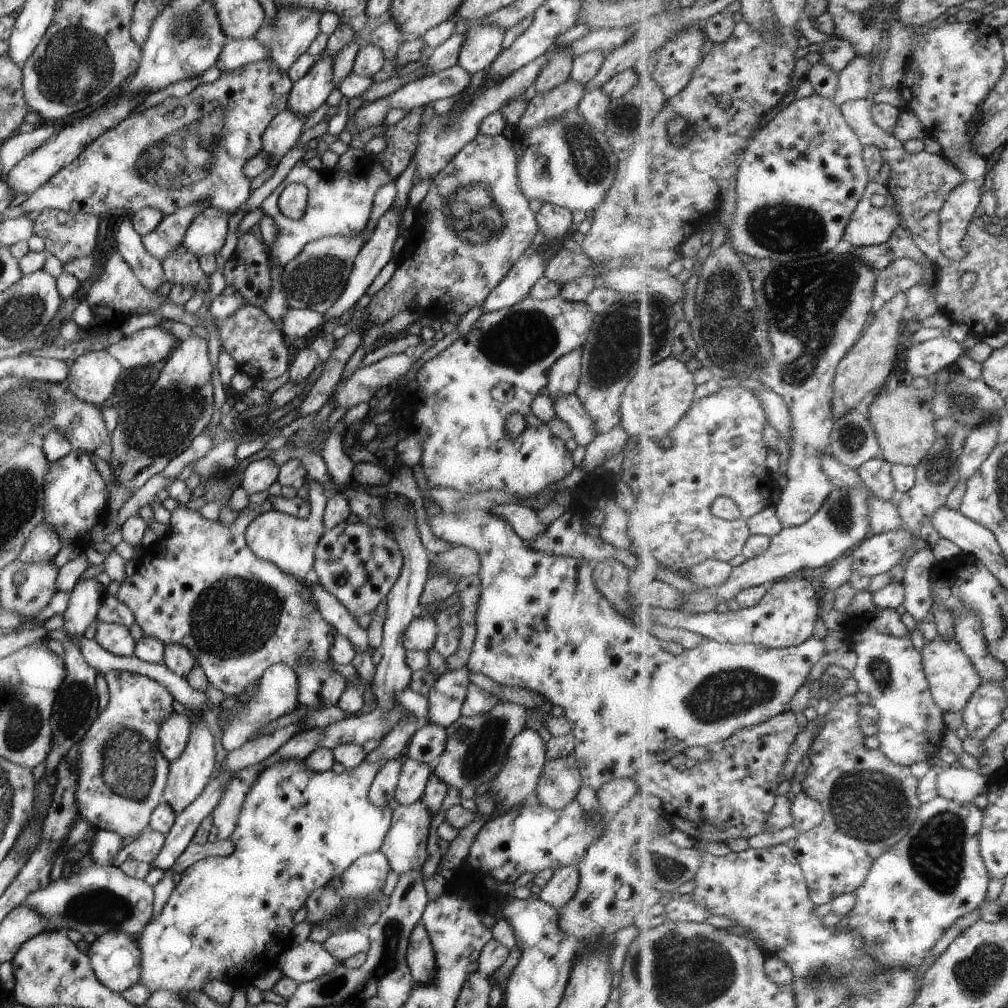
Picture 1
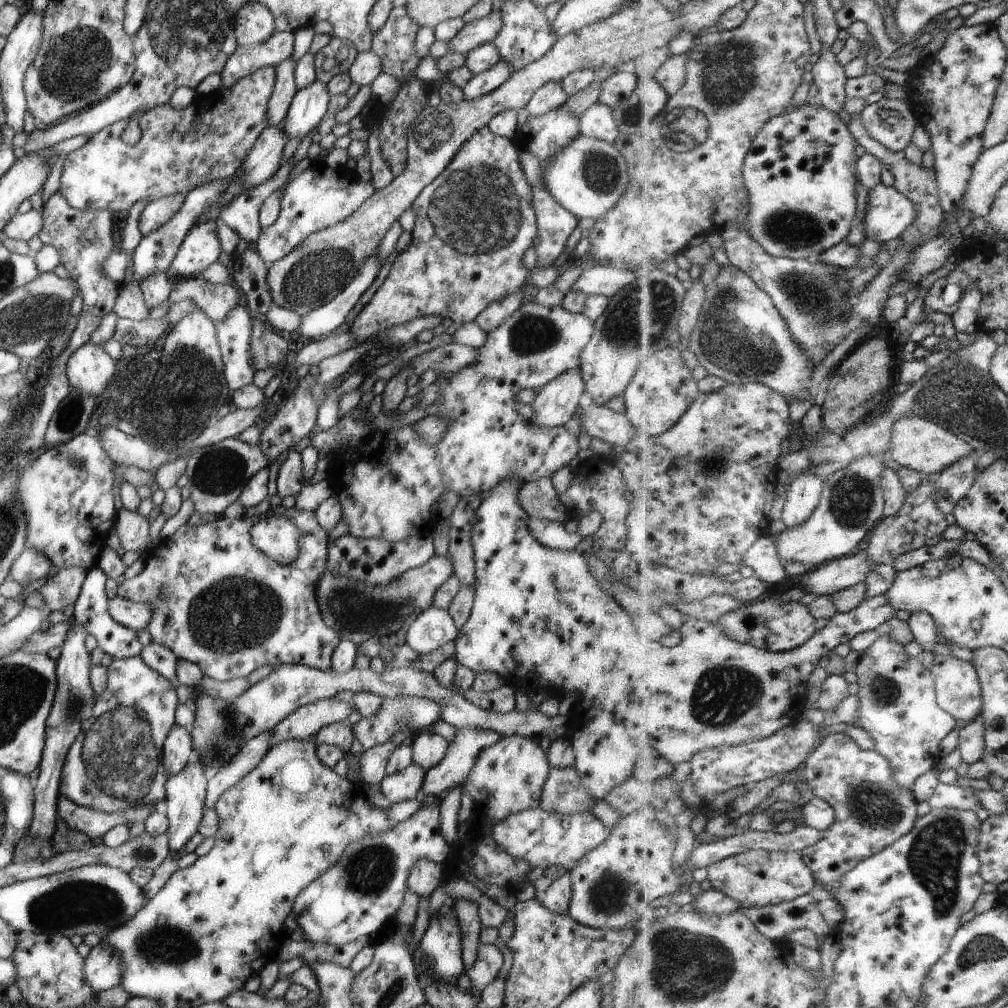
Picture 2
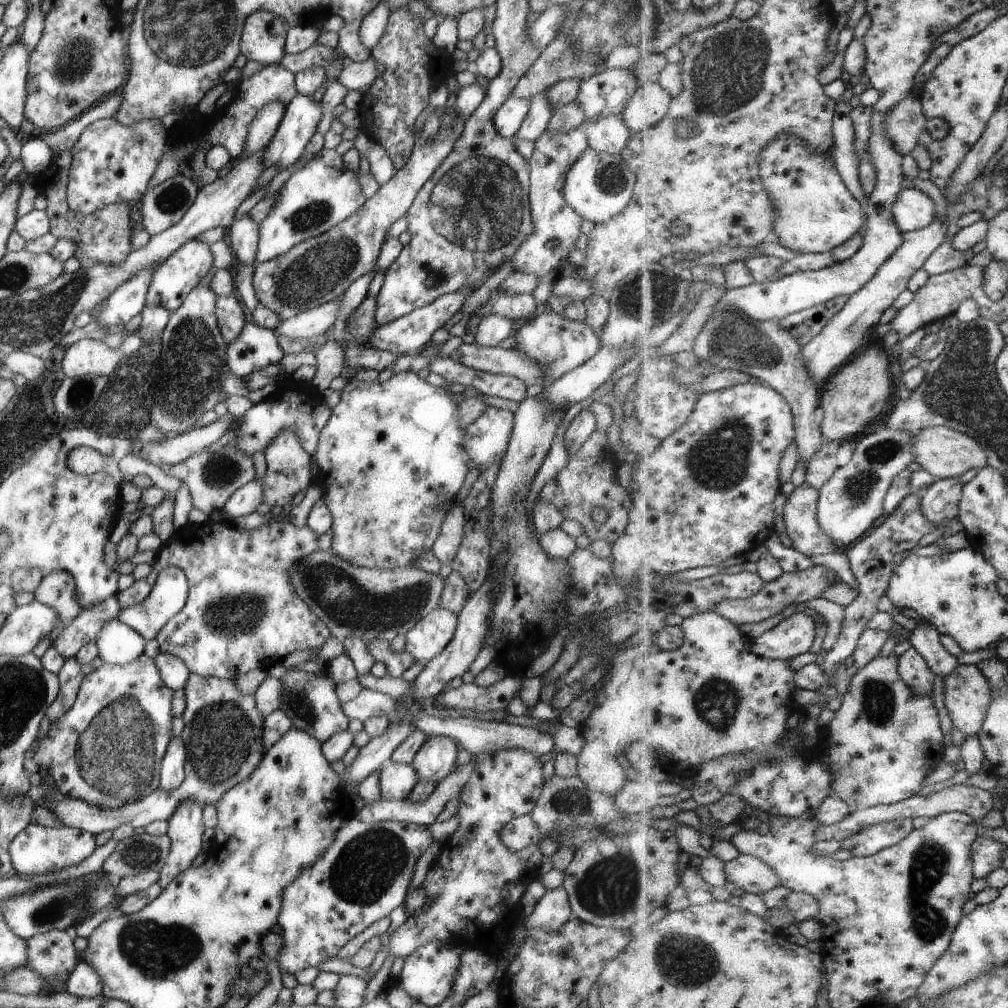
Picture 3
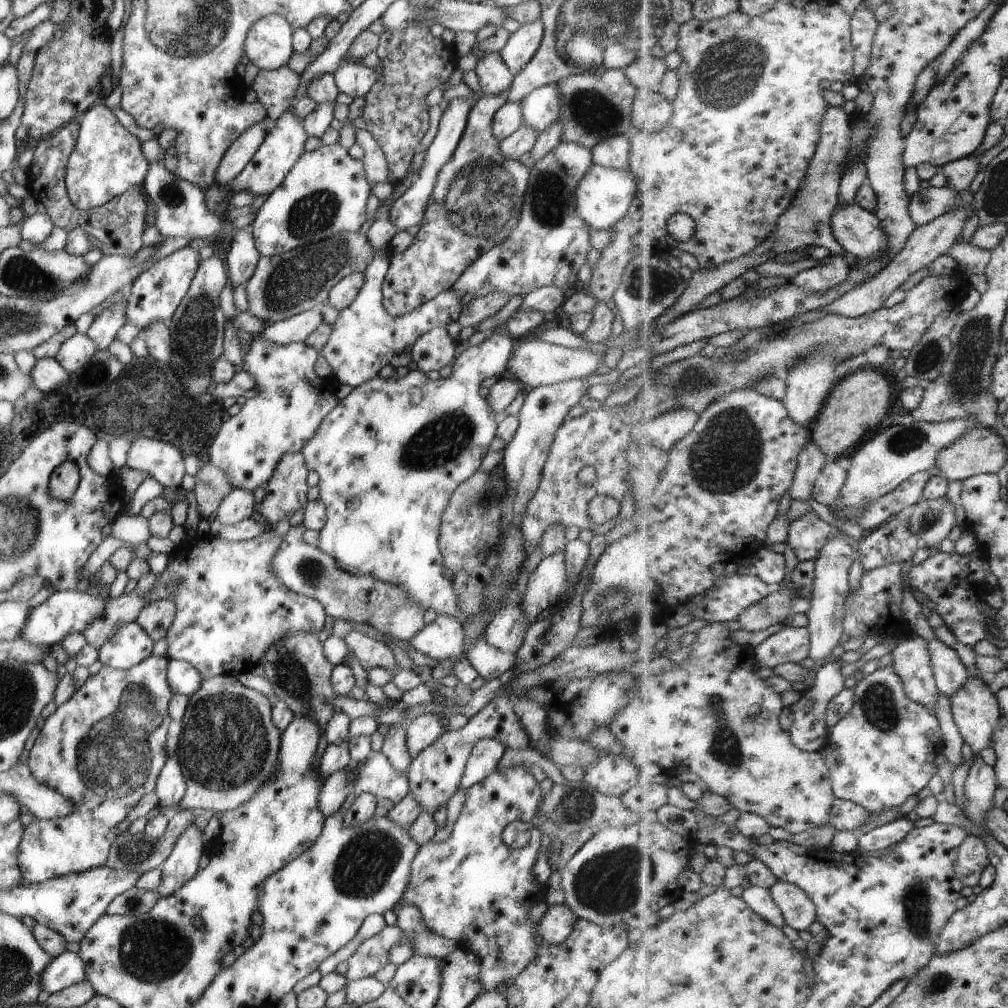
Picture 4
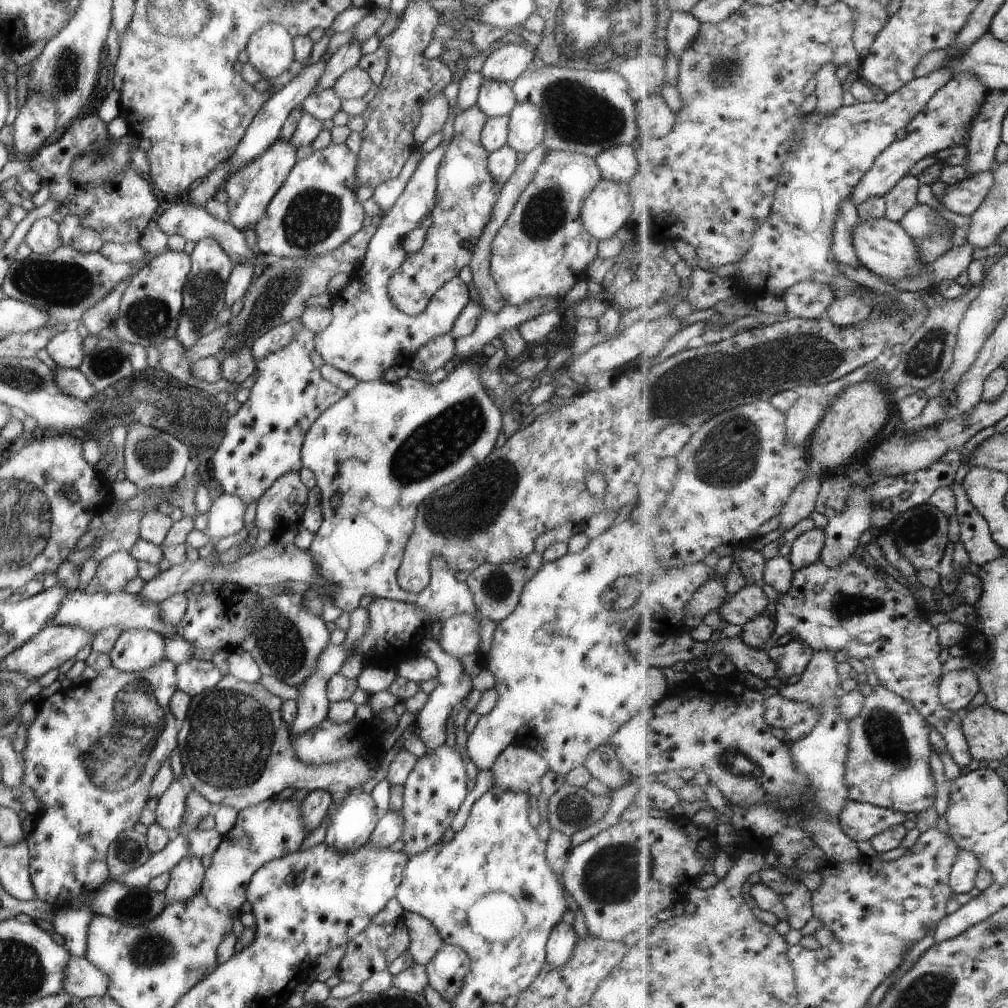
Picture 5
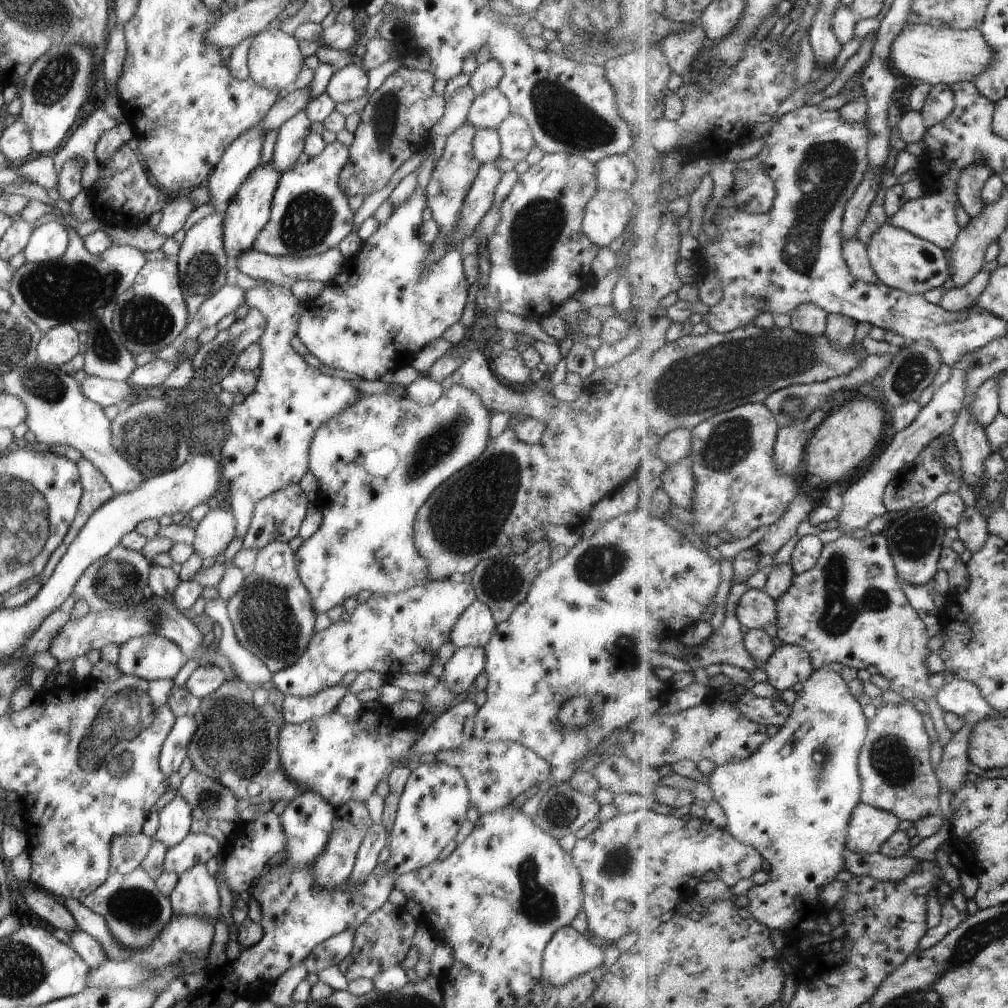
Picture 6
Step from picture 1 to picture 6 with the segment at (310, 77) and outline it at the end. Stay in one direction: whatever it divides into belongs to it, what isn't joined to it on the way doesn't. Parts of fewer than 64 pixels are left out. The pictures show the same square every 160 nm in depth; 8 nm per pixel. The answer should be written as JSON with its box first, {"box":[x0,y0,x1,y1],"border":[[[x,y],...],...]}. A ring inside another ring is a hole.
{"box":[222,163,280,260],"border":[[[271,163],[258,165],[241,182],[239,189],[232,196],[232,200],[225,204],[222,236],[223,249],[229,260],[233,260],[240,253],[252,249],[252,243],[259,230],[267,223],[270,214],[270,201],[277,187],[280,173]]]}

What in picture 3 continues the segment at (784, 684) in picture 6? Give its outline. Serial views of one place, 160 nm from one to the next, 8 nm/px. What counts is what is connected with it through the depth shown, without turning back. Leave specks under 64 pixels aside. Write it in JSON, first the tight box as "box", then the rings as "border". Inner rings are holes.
{"box":[745,610,815,660],"border":[[[808,610],[793,613],[771,630],[745,643],[760,657],[790,660],[797,654],[809,652],[815,640],[815,620]]]}

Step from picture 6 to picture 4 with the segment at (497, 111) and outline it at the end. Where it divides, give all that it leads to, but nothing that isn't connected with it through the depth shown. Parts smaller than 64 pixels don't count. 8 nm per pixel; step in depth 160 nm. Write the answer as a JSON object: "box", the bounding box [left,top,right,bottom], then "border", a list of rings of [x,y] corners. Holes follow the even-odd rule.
{"box":[474,53,514,95],"border":[[[488,53],[477,59],[474,70],[479,81],[479,92],[484,95],[508,91],[514,74],[502,63],[499,53]]]}

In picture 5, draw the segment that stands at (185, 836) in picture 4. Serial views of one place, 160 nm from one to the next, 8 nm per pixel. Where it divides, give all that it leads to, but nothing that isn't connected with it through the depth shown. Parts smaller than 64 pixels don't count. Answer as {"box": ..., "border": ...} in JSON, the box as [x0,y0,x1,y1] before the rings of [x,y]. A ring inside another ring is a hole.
{"box":[163,858,205,903],"border":[[[180,858],[169,870],[169,878],[163,894],[167,903],[182,901],[191,898],[199,890],[205,868],[201,865],[200,858]]]}

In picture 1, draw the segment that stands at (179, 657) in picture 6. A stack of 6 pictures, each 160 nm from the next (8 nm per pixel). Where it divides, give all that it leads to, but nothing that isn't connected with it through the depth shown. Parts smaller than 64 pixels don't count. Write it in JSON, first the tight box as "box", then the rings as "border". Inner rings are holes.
{"box":[93,621,135,657],"border":[[[95,621],[97,627],[93,639],[103,650],[118,657],[130,657],[133,654],[135,642],[126,626]]]}

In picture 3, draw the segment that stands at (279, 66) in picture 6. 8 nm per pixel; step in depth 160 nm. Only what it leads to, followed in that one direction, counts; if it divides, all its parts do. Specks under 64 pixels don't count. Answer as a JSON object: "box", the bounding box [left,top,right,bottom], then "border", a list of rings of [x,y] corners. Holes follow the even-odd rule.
{"box":[239,11,290,66],"border":[[[253,11],[244,18],[239,50],[247,61],[259,61],[264,66],[275,64],[283,55],[282,46],[290,27],[283,17],[269,11]]]}

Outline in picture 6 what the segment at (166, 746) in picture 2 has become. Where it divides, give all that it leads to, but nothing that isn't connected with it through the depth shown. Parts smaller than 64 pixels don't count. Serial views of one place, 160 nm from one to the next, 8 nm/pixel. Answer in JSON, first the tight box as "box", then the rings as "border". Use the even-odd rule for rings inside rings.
{"box":[153,794,191,848],"border":[[[176,794],[157,813],[158,827],[153,838],[162,842],[166,848],[174,846],[191,832],[190,810],[189,804]]]}

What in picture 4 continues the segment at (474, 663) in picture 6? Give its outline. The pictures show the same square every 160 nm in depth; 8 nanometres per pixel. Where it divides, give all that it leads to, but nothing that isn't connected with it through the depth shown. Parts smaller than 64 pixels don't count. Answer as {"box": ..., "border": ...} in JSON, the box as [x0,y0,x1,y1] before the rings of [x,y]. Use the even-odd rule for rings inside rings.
{"box":[405,713,444,758],"border":[[[426,713],[411,719],[405,731],[405,746],[413,758],[423,747],[429,746],[444,730],[435,713]]]}

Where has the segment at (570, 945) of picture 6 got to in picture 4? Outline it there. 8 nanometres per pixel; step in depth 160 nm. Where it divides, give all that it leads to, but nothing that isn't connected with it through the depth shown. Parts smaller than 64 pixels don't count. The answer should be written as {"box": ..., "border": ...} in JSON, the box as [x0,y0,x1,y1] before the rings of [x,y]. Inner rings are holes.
{"box":[537,901,576,945],"border":[[[563,901],[547,905],[546,912],[537,924],[538,933],[543,941],[556,945],[567,938],[576,919]]]}

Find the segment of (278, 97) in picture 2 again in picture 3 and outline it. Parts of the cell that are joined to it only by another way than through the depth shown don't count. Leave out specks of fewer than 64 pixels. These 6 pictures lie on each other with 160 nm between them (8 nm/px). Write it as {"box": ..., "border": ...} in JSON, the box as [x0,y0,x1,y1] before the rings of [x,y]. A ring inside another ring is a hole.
{"box":[235,99,286,161],"border":[[[276,99],[276,100],[266,102],[255,113],[253,120],[250,122],[248,133],[246,134],[245,137],[243,152],[240,155],[238,155],[238,158],[235,159],[235,161],[245,158],[246,156],[249,156],[252,152],[255,152],[256,150],[259,149],[263,149],[265,148],[265,146],[267,146],[267,143],[269,143],[270,140],[272,139],[273,133],[275,132],[275,129],[277,128],[277,125],[279,124],[279,121],[283,116],[285,107],[286,105],[284,105],[278,99]]]}

